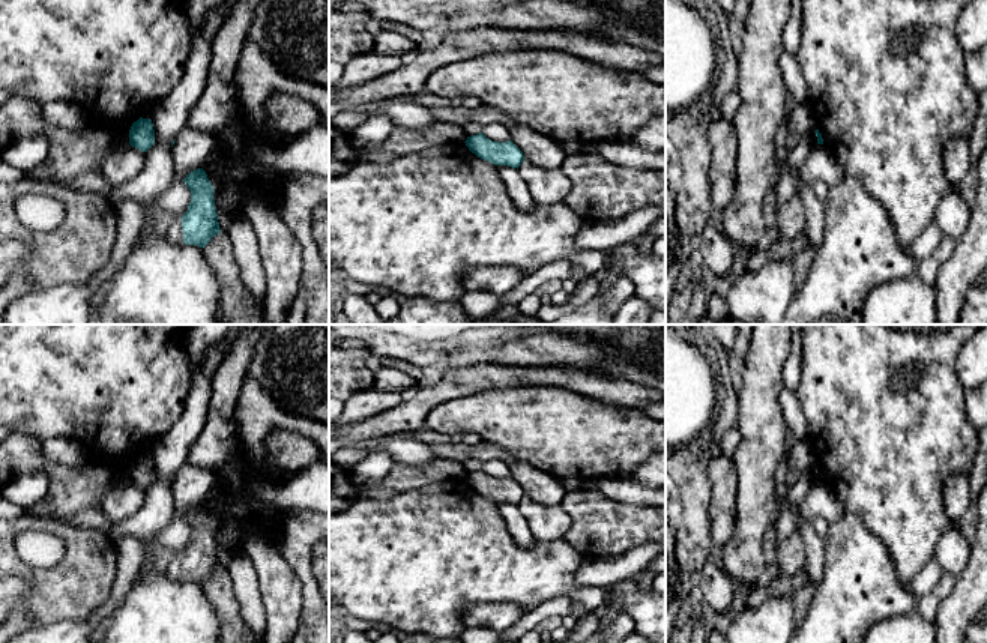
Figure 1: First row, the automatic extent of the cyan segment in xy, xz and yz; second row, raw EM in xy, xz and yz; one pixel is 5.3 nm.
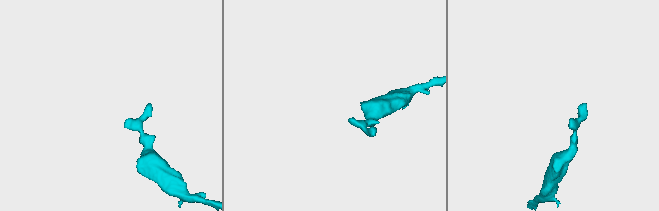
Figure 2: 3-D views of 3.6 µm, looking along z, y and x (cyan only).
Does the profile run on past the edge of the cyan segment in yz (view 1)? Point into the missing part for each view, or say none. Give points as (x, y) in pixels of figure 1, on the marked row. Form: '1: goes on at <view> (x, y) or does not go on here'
1: does not go on here

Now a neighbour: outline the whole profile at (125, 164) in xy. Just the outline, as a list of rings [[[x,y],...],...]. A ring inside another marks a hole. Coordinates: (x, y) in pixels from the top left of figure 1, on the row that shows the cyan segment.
[[[131,144],[110,153],[101,171],[113,186],[123,185],[135,179],[144,167],[144,152],[132,147]]]

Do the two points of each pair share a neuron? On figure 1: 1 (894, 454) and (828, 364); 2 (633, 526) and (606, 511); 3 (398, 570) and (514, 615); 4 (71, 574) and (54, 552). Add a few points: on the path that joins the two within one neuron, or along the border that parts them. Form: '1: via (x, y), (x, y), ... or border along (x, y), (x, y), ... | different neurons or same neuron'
1: via (888, 431), (888, 424), (851, 386) | same neuron
2: via (627, 526), (621, 526), (612, 517) | same neuron
3: border along (520, 609), (513, 603), (475, 603), (461, 622) | different neurons
4: border along (63, 540), (63, 556), (51, 567), (26, 564) | different neurons

